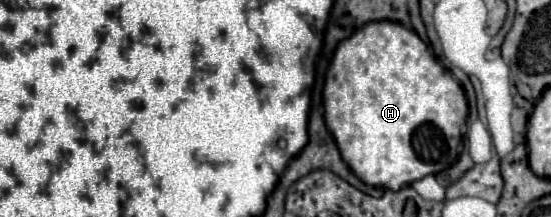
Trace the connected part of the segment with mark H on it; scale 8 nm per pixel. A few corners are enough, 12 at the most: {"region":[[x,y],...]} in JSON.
{"region":[[403,24],[339,42],[325,124],[365,184],[459,156],[467,98]]}

